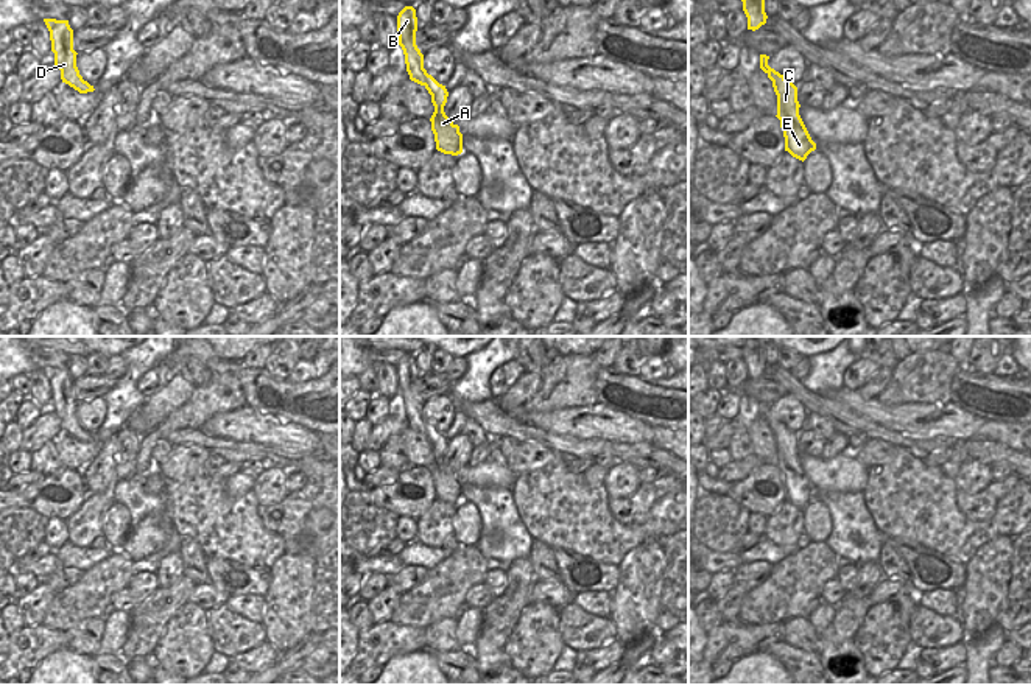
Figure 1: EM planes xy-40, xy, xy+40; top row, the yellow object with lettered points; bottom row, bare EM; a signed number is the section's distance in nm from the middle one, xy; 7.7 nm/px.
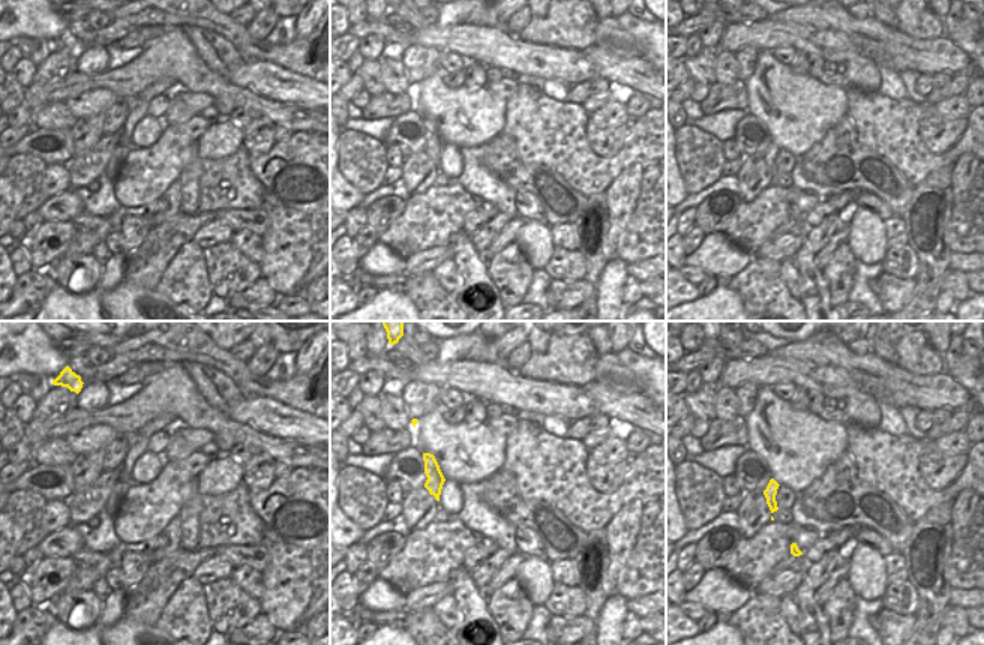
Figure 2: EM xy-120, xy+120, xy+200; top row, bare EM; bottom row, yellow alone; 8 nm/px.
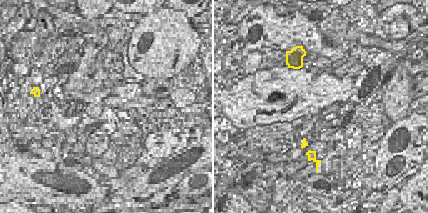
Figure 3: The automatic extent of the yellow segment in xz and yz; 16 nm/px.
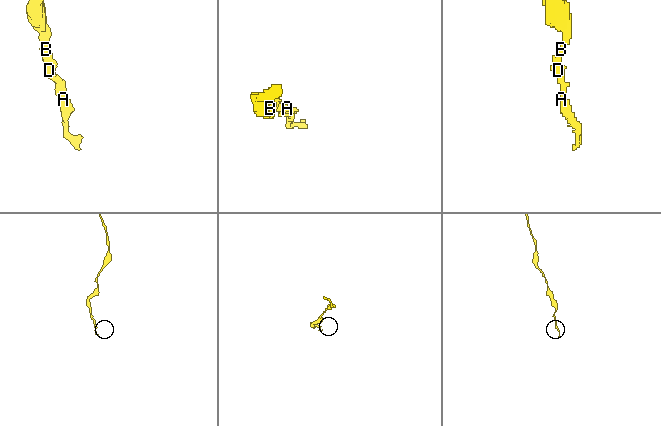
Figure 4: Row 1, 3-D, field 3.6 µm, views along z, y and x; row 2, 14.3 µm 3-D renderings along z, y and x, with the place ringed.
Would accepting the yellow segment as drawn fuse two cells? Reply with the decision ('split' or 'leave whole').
leave whole

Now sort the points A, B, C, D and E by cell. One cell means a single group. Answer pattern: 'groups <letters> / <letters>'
groups A B C D E

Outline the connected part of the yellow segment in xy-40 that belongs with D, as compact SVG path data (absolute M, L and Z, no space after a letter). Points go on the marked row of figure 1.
M44 19L55 53L55 65L61 70L62 83L69 84L79 93L93 92L93 86L83 79L76 67L76 51L73 50L73 30L69 20Z

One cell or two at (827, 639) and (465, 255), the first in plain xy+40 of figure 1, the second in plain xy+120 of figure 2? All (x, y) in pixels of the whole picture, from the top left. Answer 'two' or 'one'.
one

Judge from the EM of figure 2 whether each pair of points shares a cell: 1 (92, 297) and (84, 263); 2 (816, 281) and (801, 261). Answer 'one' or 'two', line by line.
1: two
2: one

